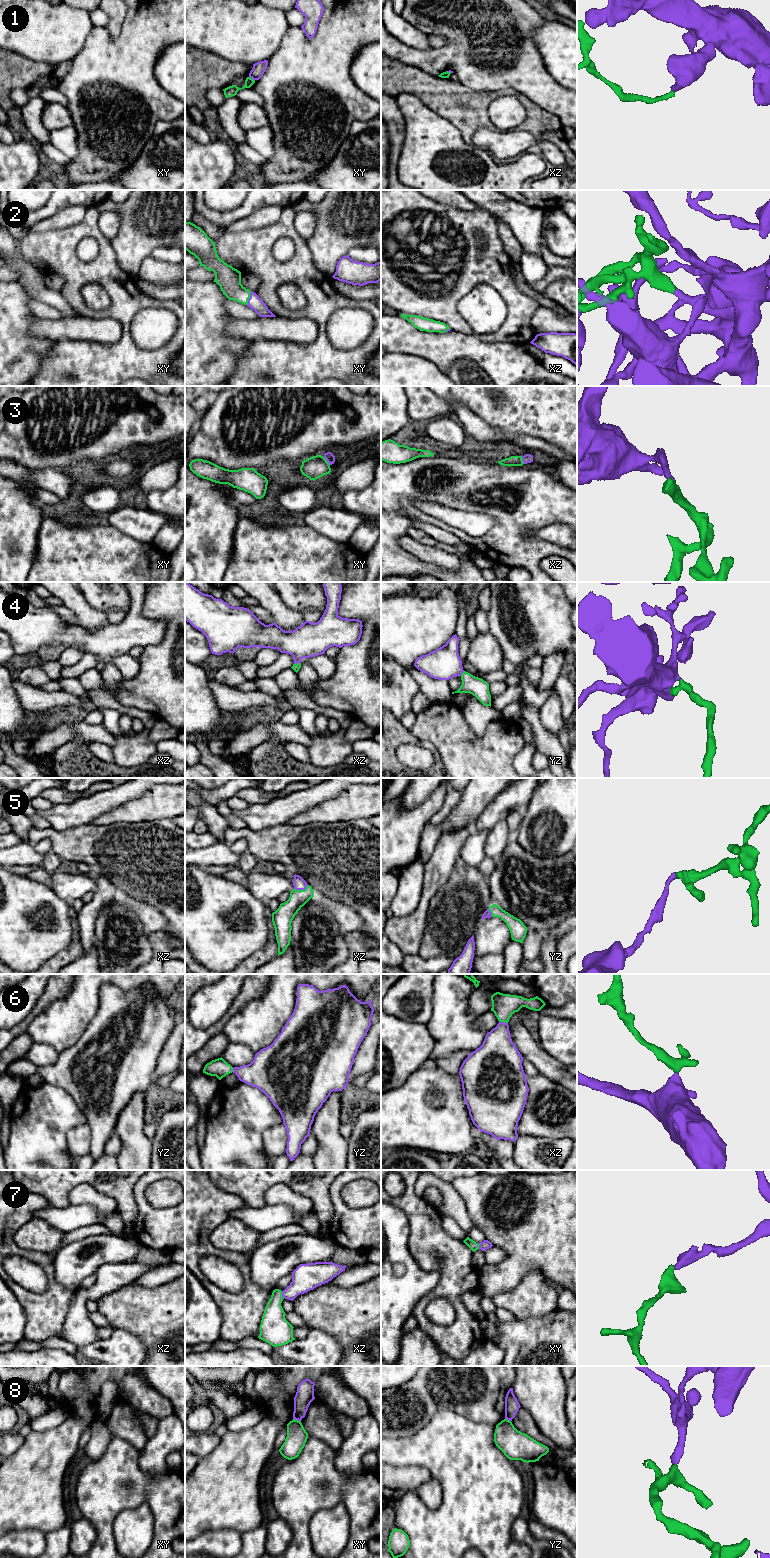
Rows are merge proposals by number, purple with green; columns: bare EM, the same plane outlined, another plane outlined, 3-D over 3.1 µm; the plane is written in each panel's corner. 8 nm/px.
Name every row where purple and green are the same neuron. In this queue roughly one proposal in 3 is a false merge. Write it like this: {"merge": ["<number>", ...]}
{"merge": ["2", "3", "4", "5", "6", "7"]}

